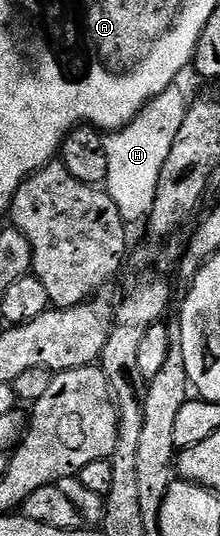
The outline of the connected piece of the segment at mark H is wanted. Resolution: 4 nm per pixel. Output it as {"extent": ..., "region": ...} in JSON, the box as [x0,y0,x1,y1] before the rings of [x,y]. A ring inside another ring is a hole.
{"extent":[102,84,189,224],"region":[[[179,84],[171,85],[162,95],[148,101],[129,124],[118,130],[111,130],[103,136],[102,143],[108,162],[104,190],[118,207],[125,224],[143,222],[153,207],[158,175],[161,174],[162,166],[170,155],[178,130],[185,122],[185,111],[189,107],[188,98],[186,99],[180,88]]]}

